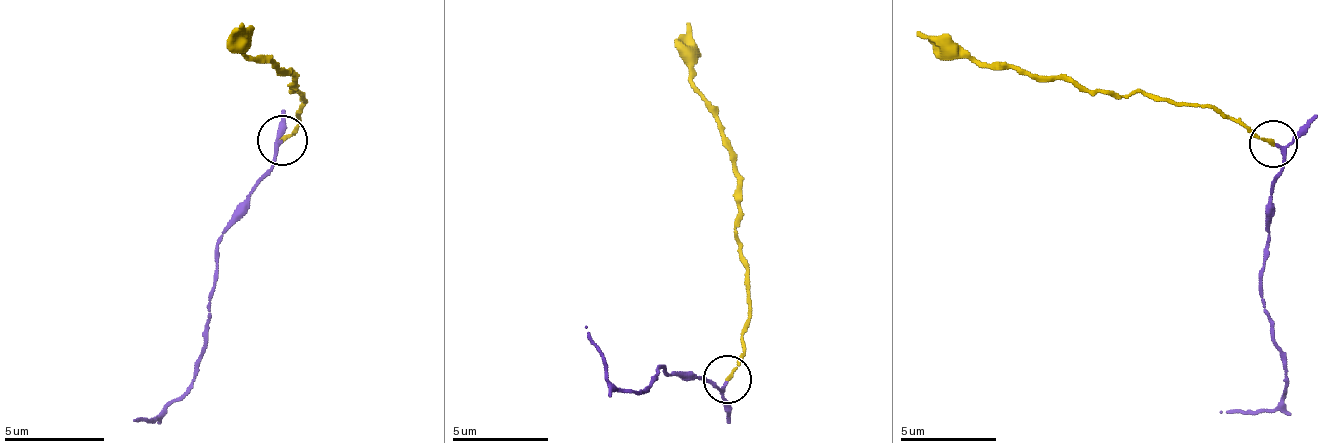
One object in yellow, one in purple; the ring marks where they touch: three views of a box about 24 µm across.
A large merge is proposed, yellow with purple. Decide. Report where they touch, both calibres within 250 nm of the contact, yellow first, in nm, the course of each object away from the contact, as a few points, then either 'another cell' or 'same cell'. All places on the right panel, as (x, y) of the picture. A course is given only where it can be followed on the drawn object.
place (1273, 143); calibres 170 and 150 nm; course yellow (1272, 142), (1210, 109), (1071, 85), (946, 56), (918, 32); course purple (1277, 142), (1282, 176), (1263, 248), (1272, 343), (1287, 377), (1287, 396), (1272, 411), (1219, 411); same cell

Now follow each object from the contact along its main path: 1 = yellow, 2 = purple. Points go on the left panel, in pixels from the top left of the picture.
1: (281, 139), (301, 124), (296, 114), (306, 104), (291, 89), (296, 79), (286, 69), (246, 54), (241, 24)
2: (281, 139), (271, 174), (216, 249), (206, 349), (191, 384), (156, 419), (136, 419)

